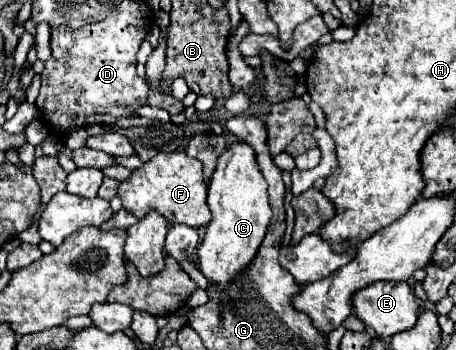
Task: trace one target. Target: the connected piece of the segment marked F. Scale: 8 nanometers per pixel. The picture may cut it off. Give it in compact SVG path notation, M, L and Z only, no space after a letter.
M184 152L180 154L158 154L154 160L146 162L142 168L134 170L130 180L122 182L118 196L126 210L130 210L138 220L148 212L160 212L170 224L188 224L194 228L208 226L212 214L206 206L206 180L202 174L202 164Z

